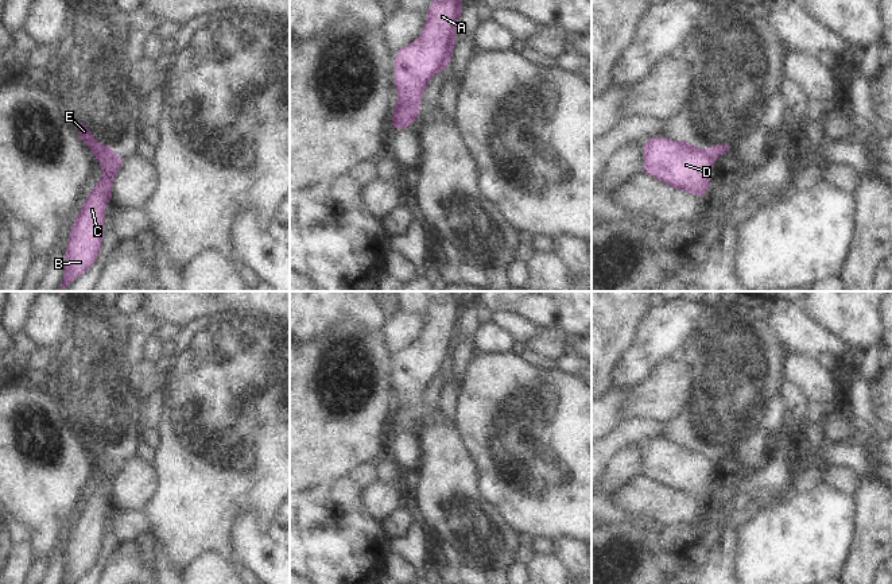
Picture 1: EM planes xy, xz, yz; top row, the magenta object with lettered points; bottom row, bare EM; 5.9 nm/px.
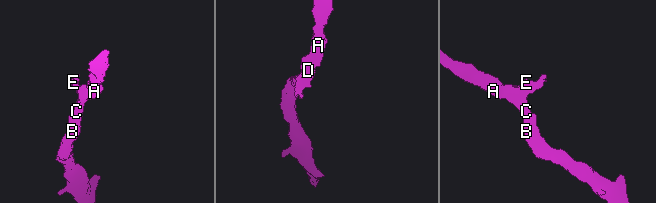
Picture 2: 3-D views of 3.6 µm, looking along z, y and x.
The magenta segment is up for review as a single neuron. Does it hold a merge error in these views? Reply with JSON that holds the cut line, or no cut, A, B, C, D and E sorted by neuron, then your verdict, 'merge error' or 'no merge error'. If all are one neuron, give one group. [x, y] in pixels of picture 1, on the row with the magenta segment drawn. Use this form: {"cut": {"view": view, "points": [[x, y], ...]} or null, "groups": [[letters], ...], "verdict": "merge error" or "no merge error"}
{"cut": {"view": "xz", "points": [[398, 100], [418, 109]]}, "groups": [["A", "B", "C", "D"], ["E"]], "verdict": "merge error"}

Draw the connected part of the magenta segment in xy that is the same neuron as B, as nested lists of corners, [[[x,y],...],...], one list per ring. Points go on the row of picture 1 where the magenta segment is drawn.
[[[113,152],[109,158],[101,159],[100,163],[104,177],[96,183],[94,190],[88,193],[85,205],[69,232],[63,282],[58,291],[66,291],[100,258],[104,240],[105,209],[108,204],[112,204],[113,182],[120,169],[125,165],[125,158]]]

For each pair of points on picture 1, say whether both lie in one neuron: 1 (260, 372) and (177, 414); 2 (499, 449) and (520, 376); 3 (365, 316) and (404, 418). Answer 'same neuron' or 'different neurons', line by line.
1: same neuron
2: same neuron
3: different neurons

